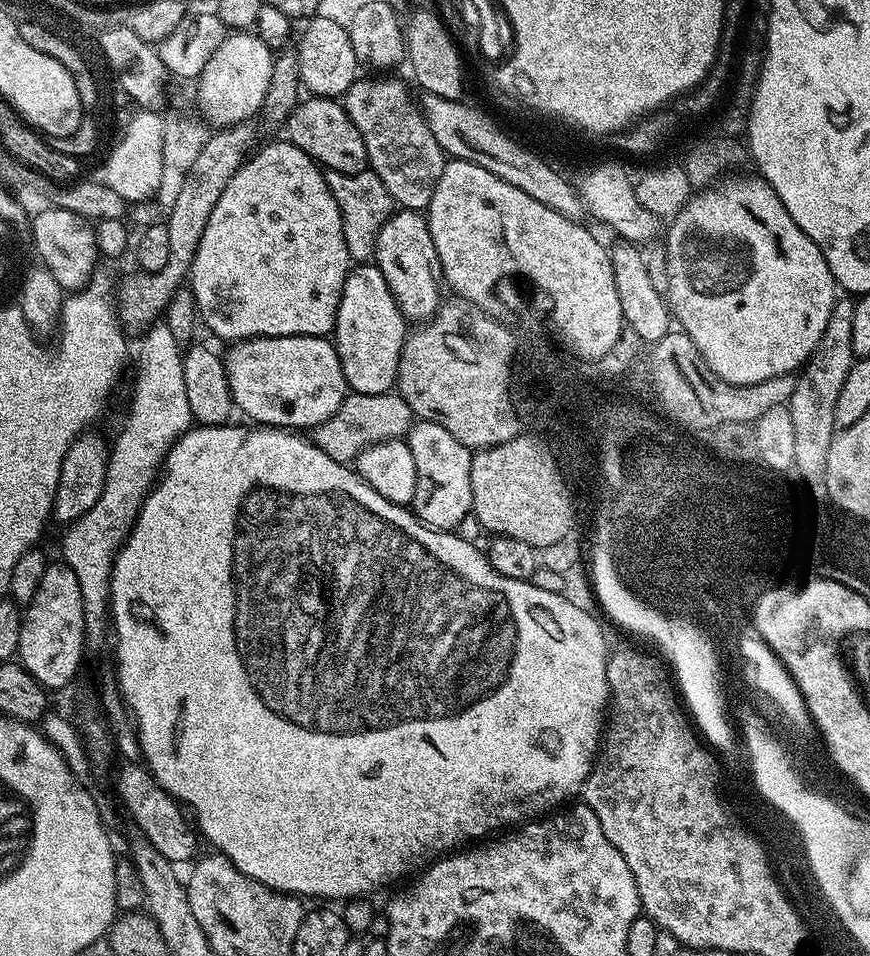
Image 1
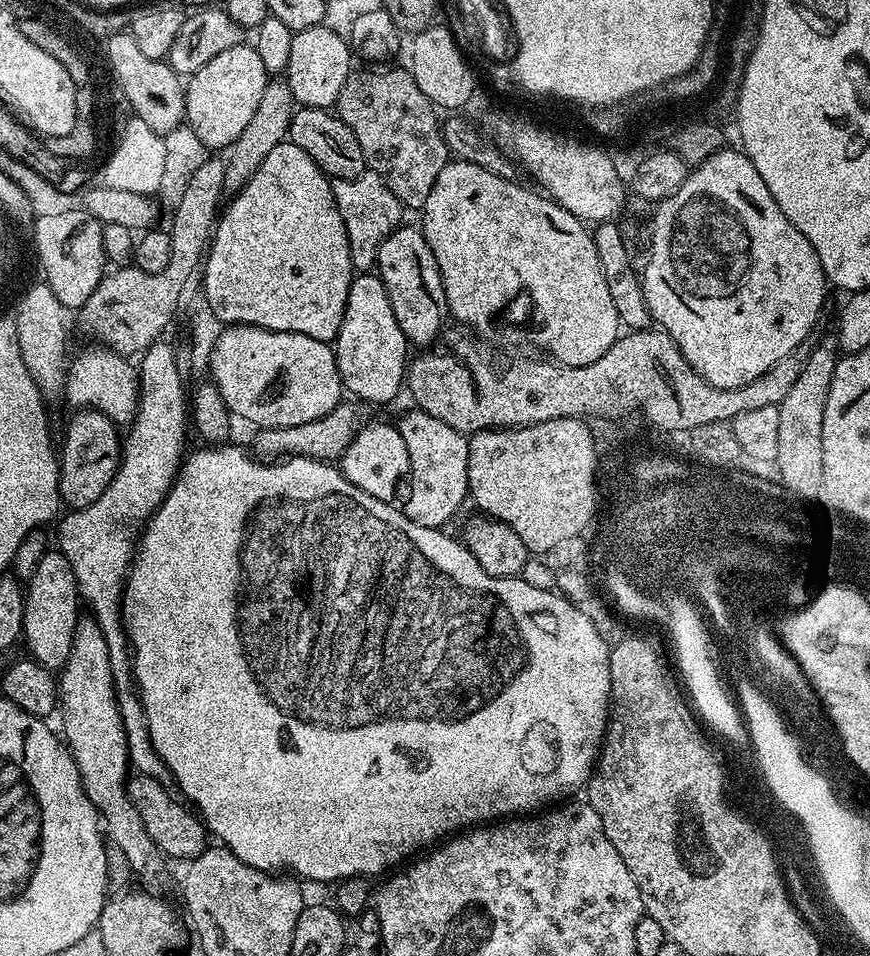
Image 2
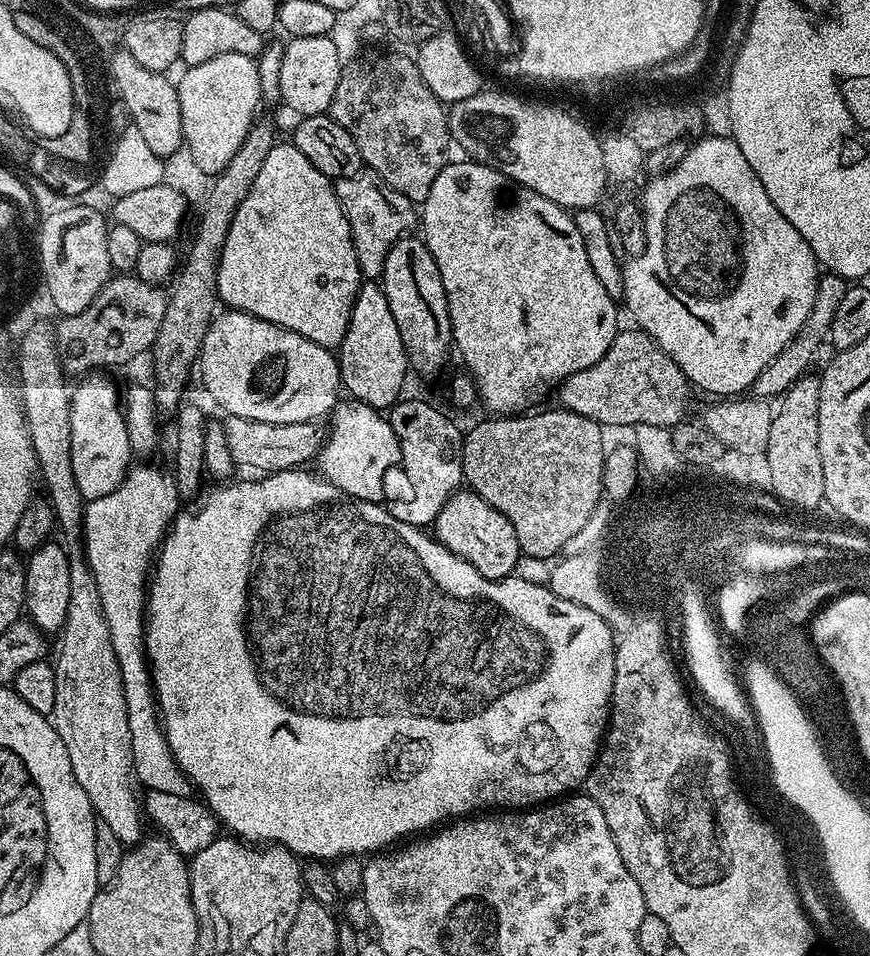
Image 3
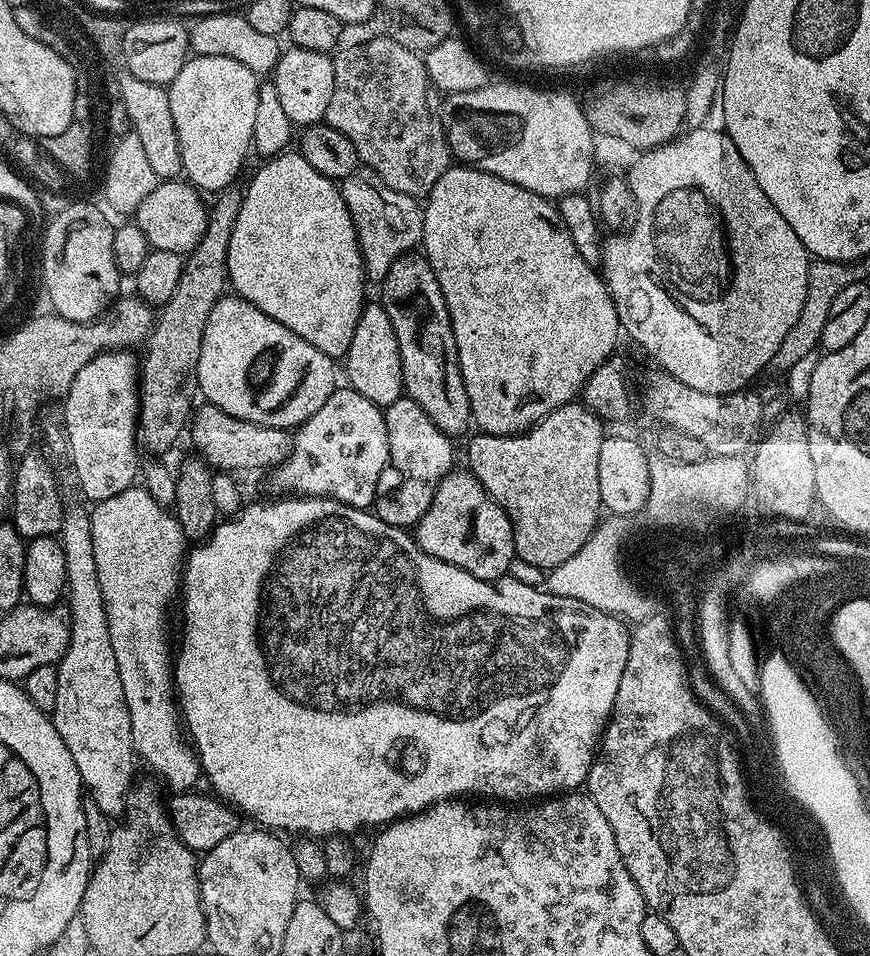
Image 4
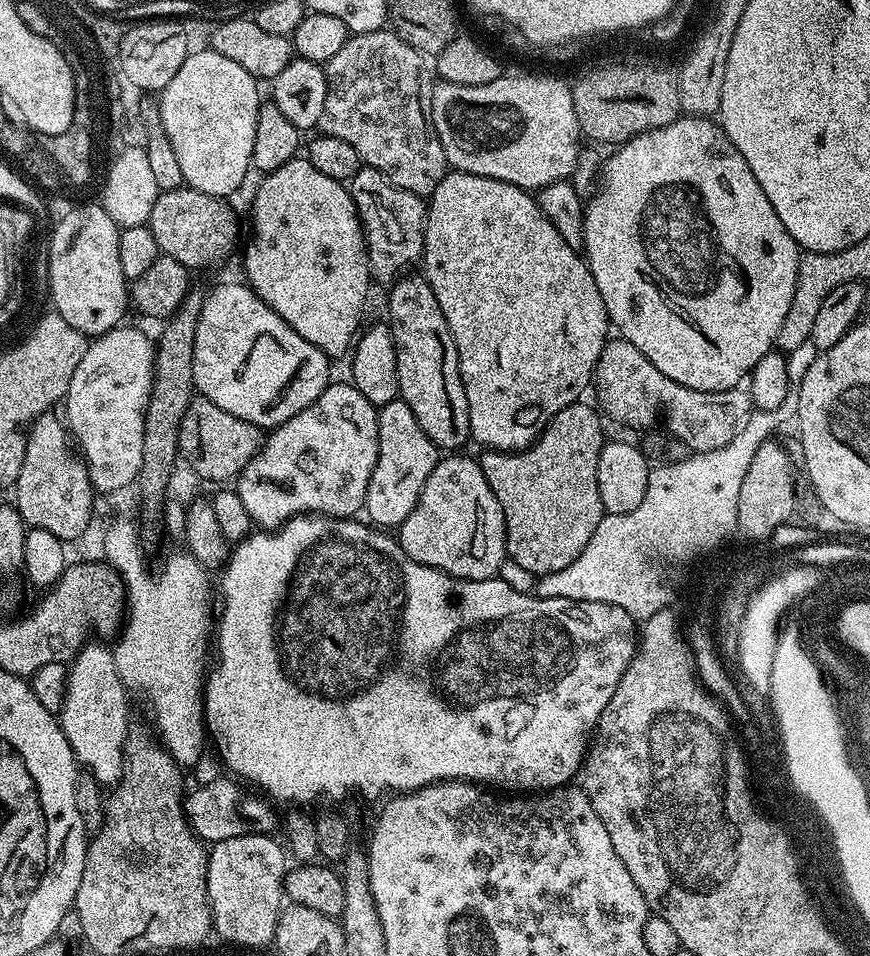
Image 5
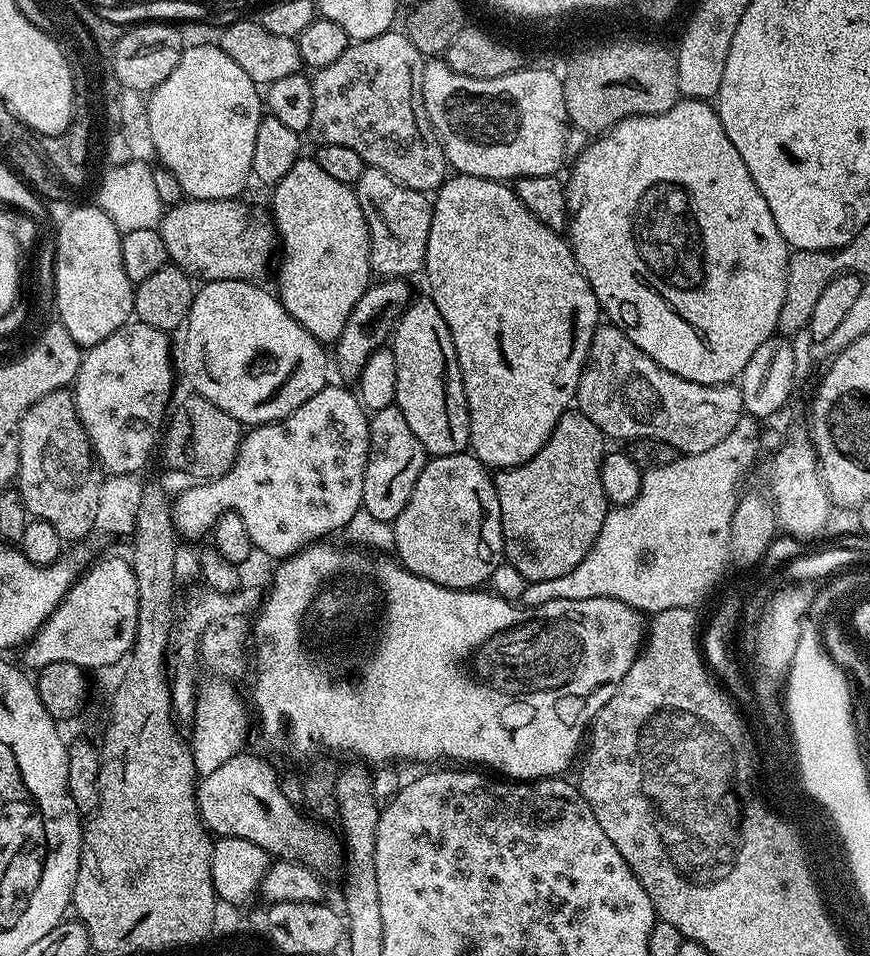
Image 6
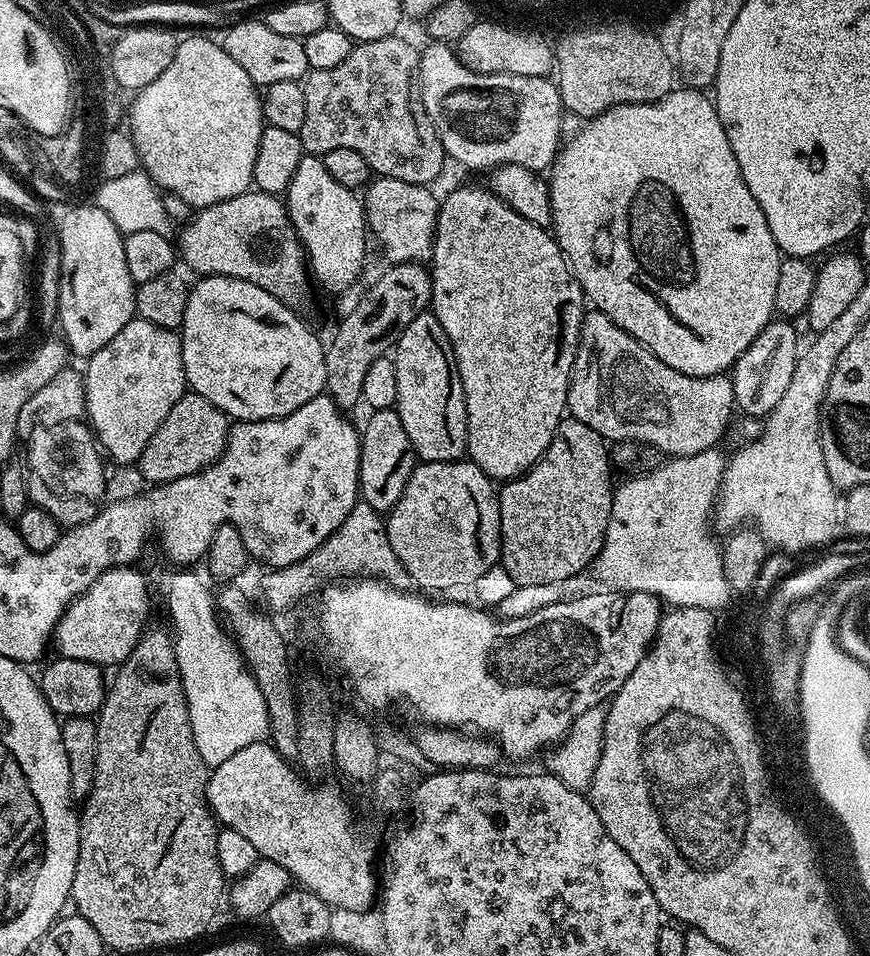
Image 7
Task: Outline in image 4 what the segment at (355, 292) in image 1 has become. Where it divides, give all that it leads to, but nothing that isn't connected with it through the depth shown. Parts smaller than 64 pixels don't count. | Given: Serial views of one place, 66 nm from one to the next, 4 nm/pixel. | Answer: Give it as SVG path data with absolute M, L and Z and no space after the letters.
M365 303L358 318L358 326L354 326L354 339L350 342L350 350L342 358L342 372L343 375L344 372L348 375L347 387L362 394L362 398L370 398L370 402L374 402L382 410L389 408L398 397L405 395L398 338L394 334L394 326L390 326L390 314L386 314L383 304Z

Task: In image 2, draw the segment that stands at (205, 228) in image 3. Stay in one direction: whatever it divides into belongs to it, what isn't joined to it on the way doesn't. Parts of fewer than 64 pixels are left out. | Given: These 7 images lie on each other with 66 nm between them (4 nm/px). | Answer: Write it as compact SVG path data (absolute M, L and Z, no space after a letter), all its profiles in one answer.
M272 78L268 85L262 90L262 98L258 101L258 110L254 110L254 118L250 118L250 123L233 144L229 144L226 149L226 161L224 165L224 192L235 194L241 192L250 182L250 178L266 162L266 154L274 150L274 146L285 143L288 140L288 127L292 121L294 111L294 101L292 91L287 79Z

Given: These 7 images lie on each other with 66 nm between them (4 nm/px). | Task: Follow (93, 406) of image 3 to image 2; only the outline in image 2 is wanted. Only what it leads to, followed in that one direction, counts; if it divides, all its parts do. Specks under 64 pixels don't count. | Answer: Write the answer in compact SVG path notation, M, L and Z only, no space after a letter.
M95 410L77 412L80 413L69 422L68 433L64 436L64 452L62 448L58 456L61 470L60 498L72 510L90 506L90 502L94 502L94 498L99 498L102 490L110 486L120 464L122 451L122 436L116 433L117 425L113 417Z

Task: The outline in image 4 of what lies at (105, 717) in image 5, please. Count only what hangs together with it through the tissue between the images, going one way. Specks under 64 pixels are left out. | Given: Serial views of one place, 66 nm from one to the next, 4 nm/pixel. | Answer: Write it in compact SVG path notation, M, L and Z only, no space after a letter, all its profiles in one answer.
M75 491L63 493L64 513L58 533L60 545L66 554L66 611L70 617L70 638L66 654L56 669L56 701L50 713L52 724L58 730L74 766L78 766L81 785L90 795L91 803L98 806L110 818L123 813L128 794L134 787L132 771L138 768L138 757L132 750L130 710L126 710L126 694L122 694L122 678L118 678L118 661L114 658L114 646L110 646L110 630L102 598L102 586L98 586L98 566L94 566L94 542L92 541L92 517L87 503Z

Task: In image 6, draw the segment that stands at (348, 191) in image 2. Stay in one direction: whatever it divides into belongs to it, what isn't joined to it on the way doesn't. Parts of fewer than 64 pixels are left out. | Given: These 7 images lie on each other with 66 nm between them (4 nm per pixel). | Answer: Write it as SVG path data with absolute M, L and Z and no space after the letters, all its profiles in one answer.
M365 167L362 178L358 178L358 182L354 187L356 189L356 197L358 198L358 206L362 206L362 214L366 218L366 226L370 234L370 262L372 263L373 273L380 278L412 278L415 272L419 273L423 269L424 259L426 258L426 242L430 238L430 222L432 221L432 200L429 193L419 192L413 188L402 186L394 178L390 178L390 174L370 167Z

